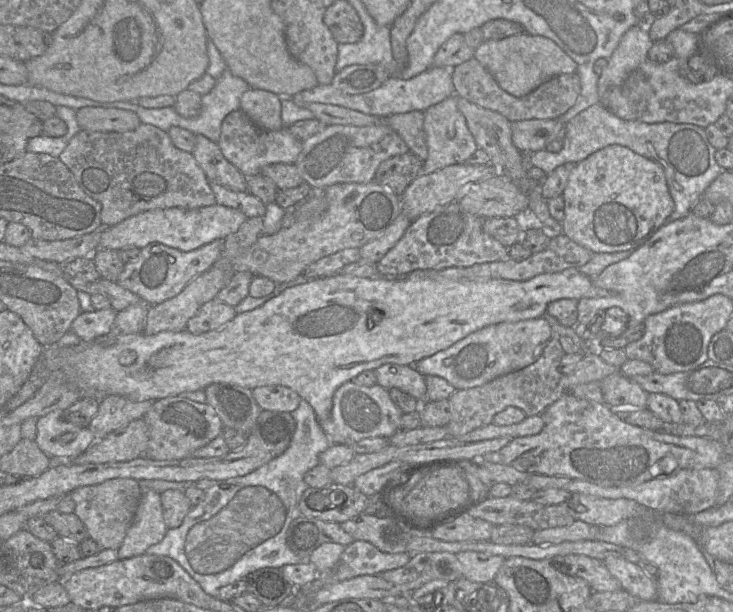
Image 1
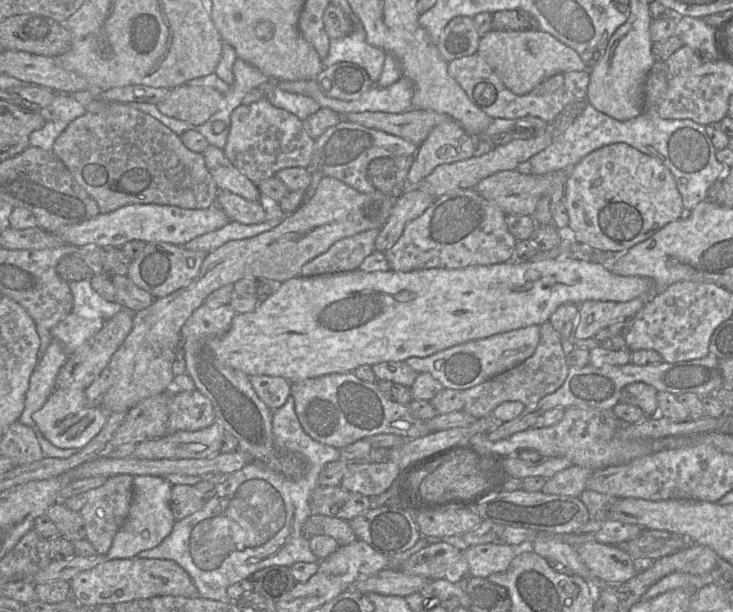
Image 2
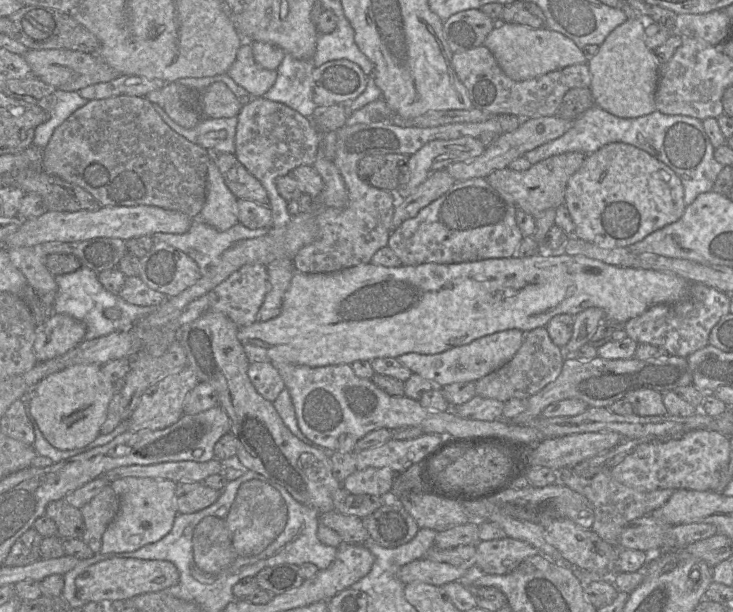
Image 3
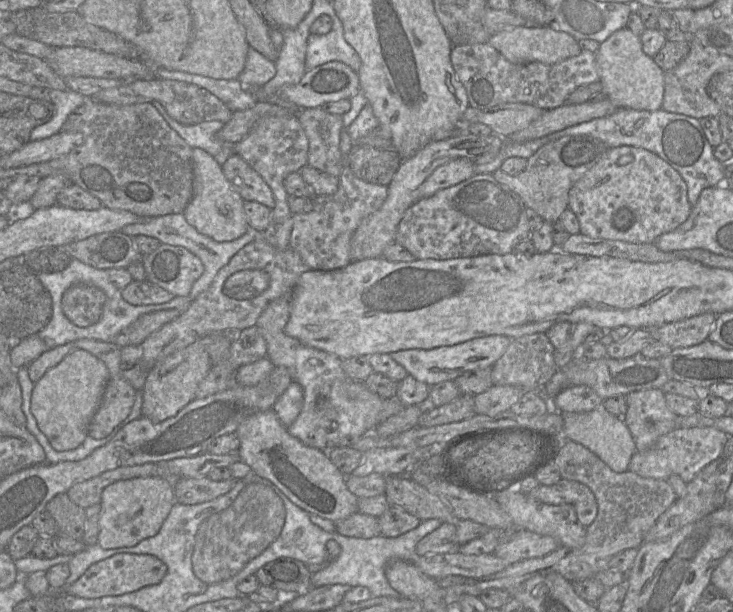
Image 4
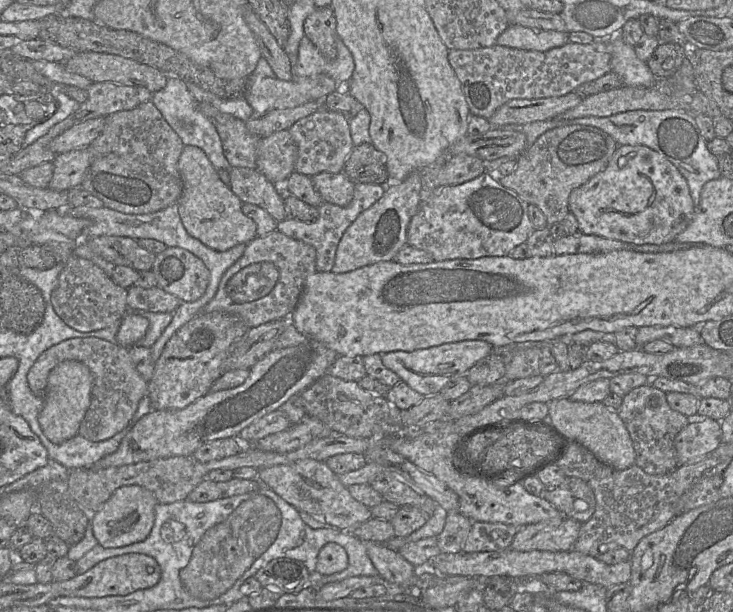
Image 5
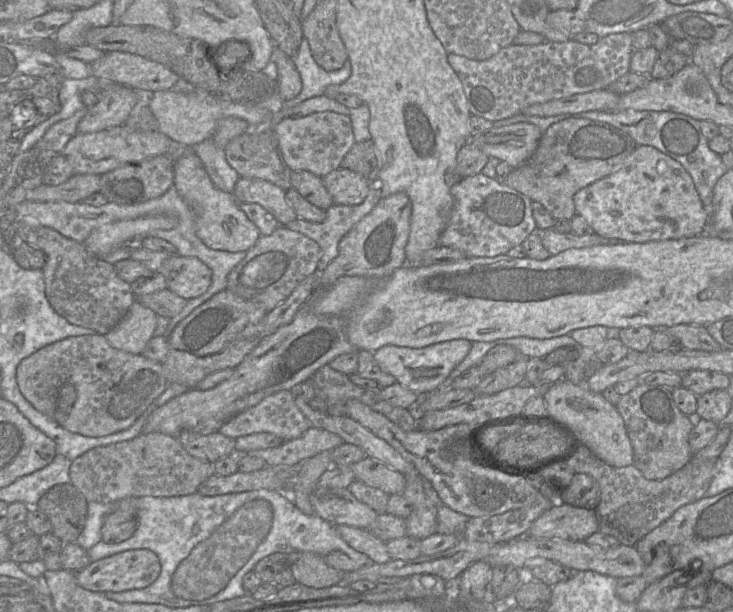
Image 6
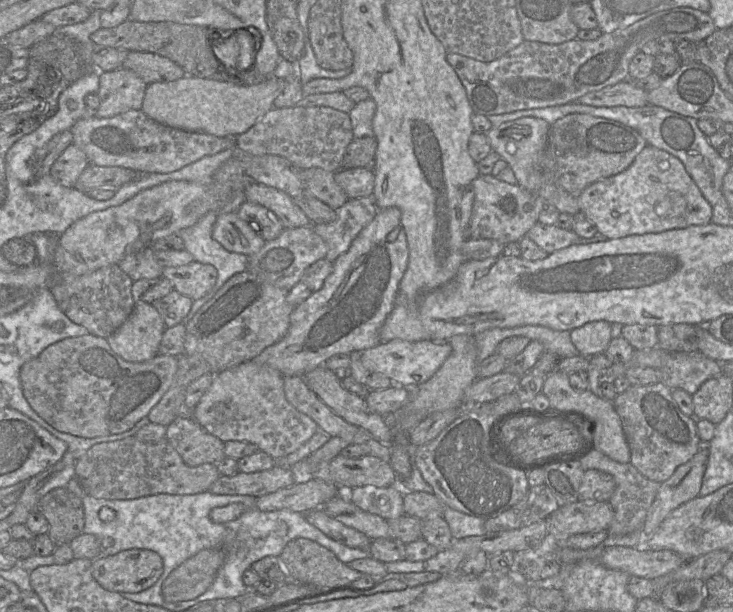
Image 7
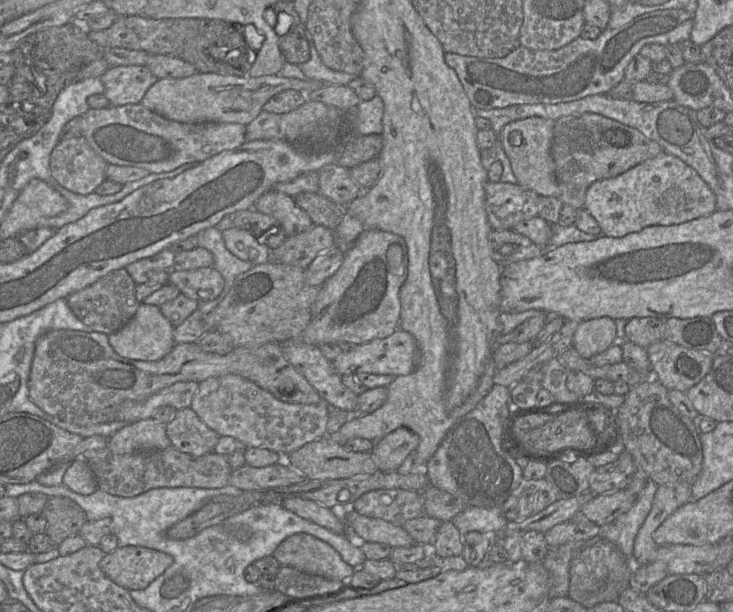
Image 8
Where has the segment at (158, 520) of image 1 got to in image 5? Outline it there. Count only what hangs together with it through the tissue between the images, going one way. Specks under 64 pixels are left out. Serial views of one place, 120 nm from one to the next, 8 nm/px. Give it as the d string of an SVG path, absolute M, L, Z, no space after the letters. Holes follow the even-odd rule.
M126 485L118 488L101 509L92 513L93 532L98 543L105 548L117 548L145 540L154 525L157 504L154 494L142 486Z

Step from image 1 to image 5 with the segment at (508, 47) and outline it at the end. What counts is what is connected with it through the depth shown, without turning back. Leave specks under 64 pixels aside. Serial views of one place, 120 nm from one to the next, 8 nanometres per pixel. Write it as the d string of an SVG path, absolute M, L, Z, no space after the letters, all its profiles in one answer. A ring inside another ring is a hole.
M509 25L496 40L496 45L514 49L545 52L569 42L569 33L554 30L535 30Z

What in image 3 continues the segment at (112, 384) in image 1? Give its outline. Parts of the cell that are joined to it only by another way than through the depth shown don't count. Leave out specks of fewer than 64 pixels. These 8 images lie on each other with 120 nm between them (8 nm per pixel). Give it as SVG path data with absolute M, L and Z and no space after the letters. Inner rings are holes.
M542 251L532 257L490 258L479 261L439 264L424 263L420 265L401 265L398 267L386 267L372 263L360 264L331 273L294 273L289 288L287 289L282 303L280 314L266 322L255 321L250 325L239 328L239 339L250 361L270 361L304 365L309 367L323 367L331 365L349 364L355 361L372 361L376 358L398 358L407 353L433 355L442 353L454 347L467 345L481 337L496 332L518 329L527 333L538 327L547 326L548 322L556 315L578 313L591 308L600 308L605 312L606 320L624 325L628 320L635 318L654 305L674 304L684 299L689 292L690 283L686 279L671 272L660 272L652 269L618 267L604 263L600 260L588 258L582 255L570 256L565 253L548 253Z

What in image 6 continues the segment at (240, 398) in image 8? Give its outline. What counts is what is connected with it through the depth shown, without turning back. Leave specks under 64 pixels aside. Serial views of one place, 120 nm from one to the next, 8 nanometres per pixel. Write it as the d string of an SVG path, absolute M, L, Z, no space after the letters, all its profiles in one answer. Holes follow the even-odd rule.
M281 390L271 394L255 406L227 420L218 432L234 439L255 433L271 433L283 439L284 442L296 439L312 425L295 405L294 396L295 393L291 390Z

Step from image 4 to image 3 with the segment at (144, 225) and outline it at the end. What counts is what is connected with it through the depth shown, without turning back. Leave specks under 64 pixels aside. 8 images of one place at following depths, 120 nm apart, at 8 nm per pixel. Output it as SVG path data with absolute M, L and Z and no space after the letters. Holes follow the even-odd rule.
M199 218L191 220L192 224L184 234L160 232L150 237L189 255L197 263L201 276L206 274L211 266L217 264L217 259L234 243L261 237L269 231L269 228L249 229L240 222L226 231L219 231Z

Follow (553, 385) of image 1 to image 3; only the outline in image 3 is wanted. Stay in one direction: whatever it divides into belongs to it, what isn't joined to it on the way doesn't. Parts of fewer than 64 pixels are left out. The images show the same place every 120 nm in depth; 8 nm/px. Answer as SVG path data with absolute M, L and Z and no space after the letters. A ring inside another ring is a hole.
M546 326L535 328L525 333L520 349L509 362L476 382L476 395L503 403L512 398L529 399L556 380L563 363L564 351L553 343Z

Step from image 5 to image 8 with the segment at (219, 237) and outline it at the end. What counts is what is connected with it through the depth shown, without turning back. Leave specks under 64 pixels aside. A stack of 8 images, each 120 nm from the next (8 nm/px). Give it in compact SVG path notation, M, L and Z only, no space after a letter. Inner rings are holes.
M231 227L221 232L229 252L240 260L253 265L264 264L271 259L271 250L250 231Z

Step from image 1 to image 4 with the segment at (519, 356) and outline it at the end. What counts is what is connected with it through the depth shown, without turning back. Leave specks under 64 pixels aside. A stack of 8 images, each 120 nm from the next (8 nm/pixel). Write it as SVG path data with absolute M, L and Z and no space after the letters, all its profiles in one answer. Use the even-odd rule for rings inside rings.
M502 335L475 338L453 346L442 346L431 350L408 349L389 354L403 366L408 375L432 387L444 381L454 381L465 372L492 366L502 357L512 339Z

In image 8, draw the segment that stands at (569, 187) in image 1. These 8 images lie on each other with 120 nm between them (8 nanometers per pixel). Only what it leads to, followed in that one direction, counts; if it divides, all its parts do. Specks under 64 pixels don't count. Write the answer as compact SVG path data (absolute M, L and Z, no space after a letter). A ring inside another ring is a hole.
M662 153L626 172L592 183L585 195L584 209L599 224L602 234L623 237L653 225L674 225L712 214L716 195L695 169L677 156Z

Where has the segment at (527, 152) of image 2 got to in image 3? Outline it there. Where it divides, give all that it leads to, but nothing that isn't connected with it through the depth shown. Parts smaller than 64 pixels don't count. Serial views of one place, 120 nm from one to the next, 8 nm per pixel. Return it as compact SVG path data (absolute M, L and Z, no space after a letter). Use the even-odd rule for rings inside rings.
M556 115L522 119L517 129L497 136L480 156L469 161L449 164L446 170L457 182L472 178L486 178L494 170L508 168L512 161L524 156L526 152L559 138L572 128L574 121L559 118Z

